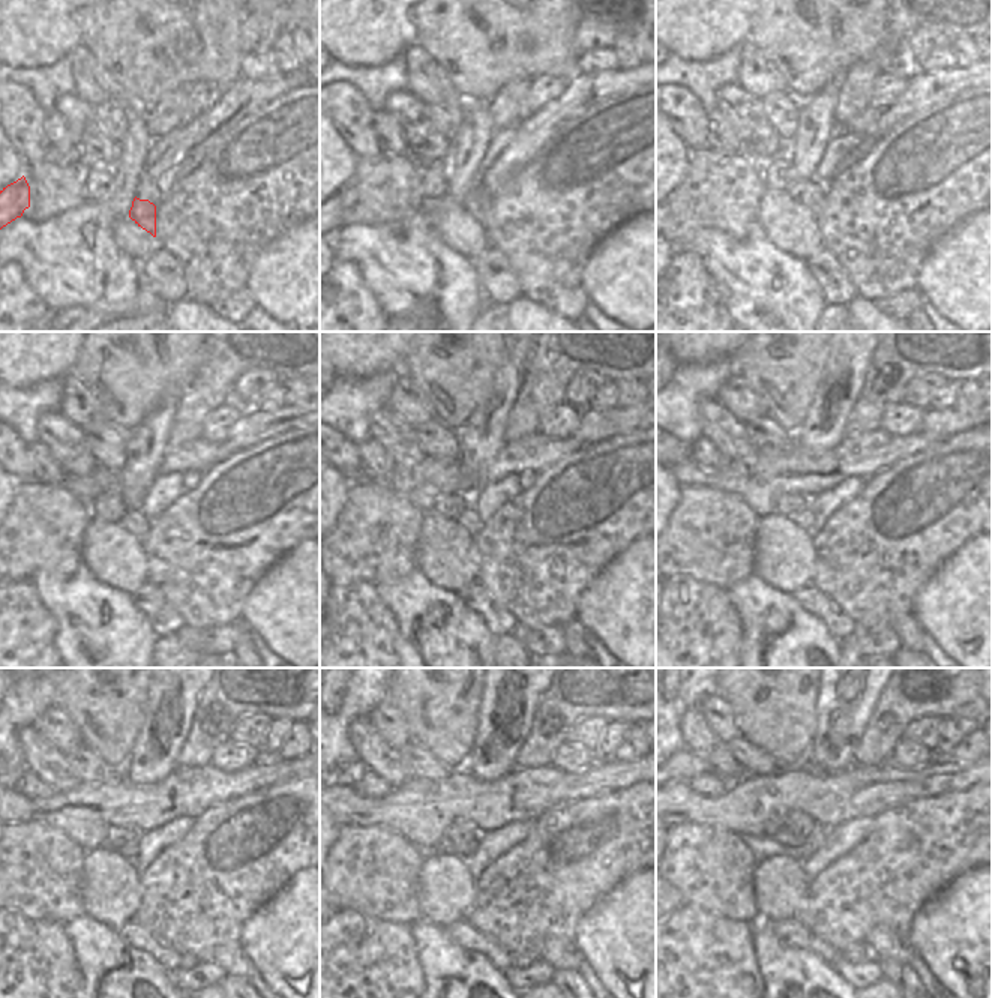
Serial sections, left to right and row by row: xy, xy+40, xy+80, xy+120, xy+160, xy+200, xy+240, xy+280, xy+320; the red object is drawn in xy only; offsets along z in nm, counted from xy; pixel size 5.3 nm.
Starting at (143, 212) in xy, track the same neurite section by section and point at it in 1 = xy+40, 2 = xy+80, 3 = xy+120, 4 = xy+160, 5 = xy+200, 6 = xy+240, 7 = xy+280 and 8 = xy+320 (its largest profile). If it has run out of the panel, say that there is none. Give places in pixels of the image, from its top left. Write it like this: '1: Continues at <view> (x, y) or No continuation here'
1: Continues at xy+40 (477, 201)
2: Continues at xy+80 (812, 194)
3: Continues at xy+120 (134, 521)
4: Continues at xy+160 (468, 518)
5: Continues at xy+200 (805, 518)
6: Continues at xy+240 (129, 851)
7: Continues at xy+280 (444, 844)
8: Continues at xy+320 (784, 835)

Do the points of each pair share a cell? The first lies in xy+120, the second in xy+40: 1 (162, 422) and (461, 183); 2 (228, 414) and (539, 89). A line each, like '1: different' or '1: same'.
1: same
2: same

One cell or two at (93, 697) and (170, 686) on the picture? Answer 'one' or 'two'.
two

